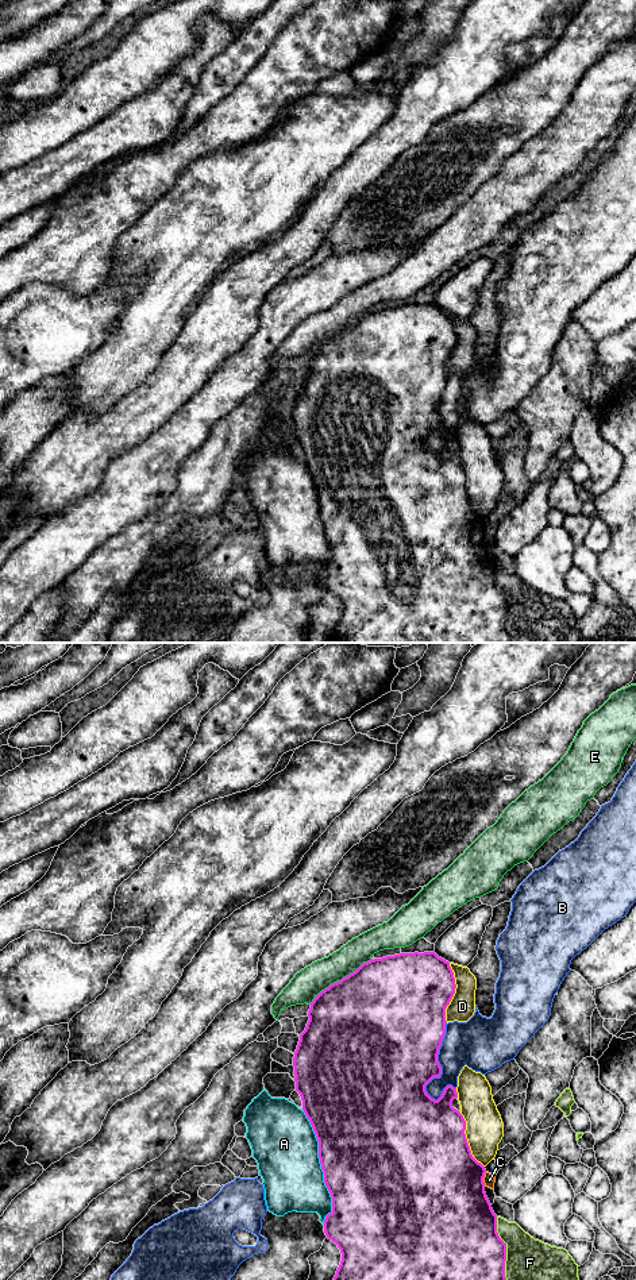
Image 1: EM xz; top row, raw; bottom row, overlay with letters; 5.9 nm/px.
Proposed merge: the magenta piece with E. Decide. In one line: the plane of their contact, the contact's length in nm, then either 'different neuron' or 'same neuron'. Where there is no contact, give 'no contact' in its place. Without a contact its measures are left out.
meets magenta in xz; contact 460 nm long; different neuron

